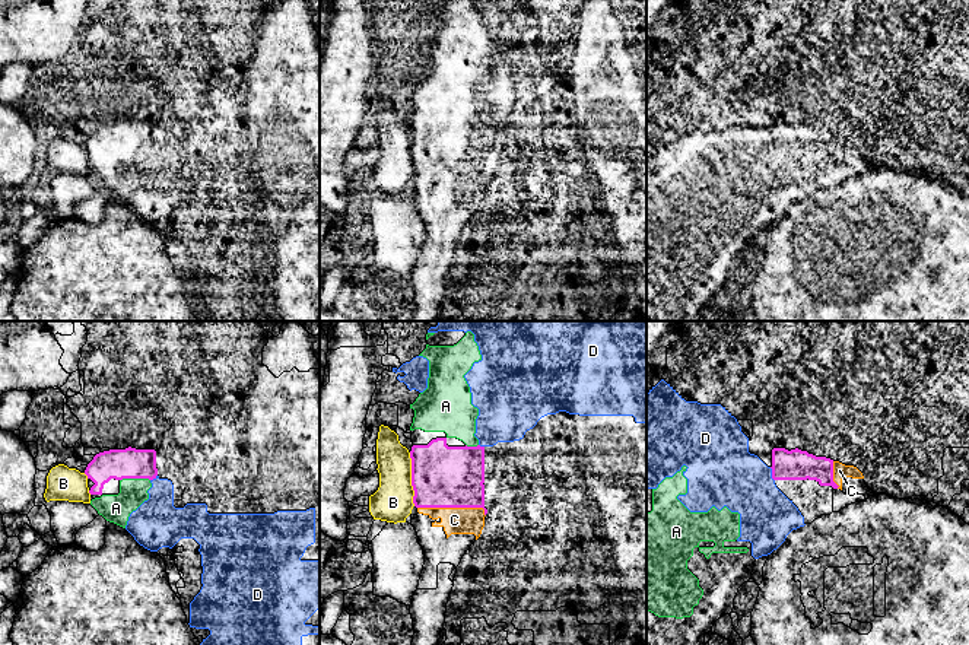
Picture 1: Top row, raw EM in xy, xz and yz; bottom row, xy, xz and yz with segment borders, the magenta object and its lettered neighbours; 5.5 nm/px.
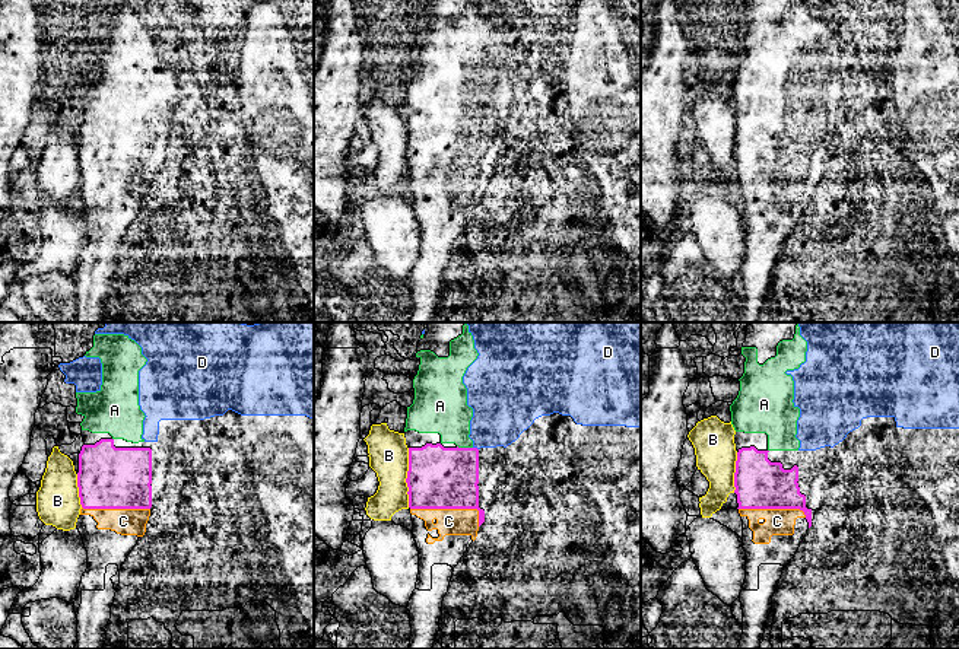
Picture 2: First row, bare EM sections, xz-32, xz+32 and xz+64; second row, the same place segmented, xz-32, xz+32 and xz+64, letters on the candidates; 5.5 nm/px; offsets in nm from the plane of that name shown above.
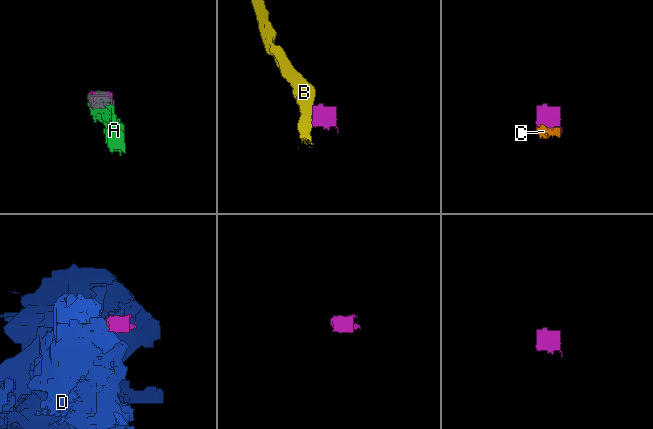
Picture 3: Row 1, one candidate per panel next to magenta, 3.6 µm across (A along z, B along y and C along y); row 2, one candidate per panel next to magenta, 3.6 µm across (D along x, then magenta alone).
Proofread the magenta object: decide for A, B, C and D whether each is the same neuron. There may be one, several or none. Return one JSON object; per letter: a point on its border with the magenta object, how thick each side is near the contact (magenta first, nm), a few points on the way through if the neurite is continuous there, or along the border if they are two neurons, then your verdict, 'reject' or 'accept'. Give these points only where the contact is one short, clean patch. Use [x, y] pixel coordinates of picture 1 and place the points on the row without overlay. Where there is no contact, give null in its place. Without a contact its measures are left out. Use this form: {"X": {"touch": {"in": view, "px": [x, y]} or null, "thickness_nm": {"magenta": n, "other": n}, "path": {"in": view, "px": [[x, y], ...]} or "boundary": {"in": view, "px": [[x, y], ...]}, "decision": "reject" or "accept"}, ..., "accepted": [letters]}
{"A": {"touch": {"in": "xy", "px": [134, 151]}, "thickness_nm": {"magenta": 170, "other": 160}, "decision": "accept"}, "B": {"touch": {"in": "xz", "px": [412, 152]}, "thickness_nm": {"magenta": 340, "other": 220}, "boundary": {"in": "xz", "px": [[409, 126], [415, 178]]}, "decision": "reject"}, "C": {"touch": {"in": "xz", "px": [454, 180]}, "thickness_nm": {"magenta": 340, "other": 140}, "decision": "accept"}, "D": {"touch": {"in": "yz", "px": [772, 148]}, "thickness_nm": {"magenta": 170, "other": 360}, "boundary": {"in": "yz", "px": [[769, 140], [774, 153]]}, "decision": "reject"}, "accepted": ["A", "C"]}

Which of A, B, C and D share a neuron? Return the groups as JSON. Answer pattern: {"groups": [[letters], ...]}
{"groups": [["A", "C"], ["B"], ["D"]]}

